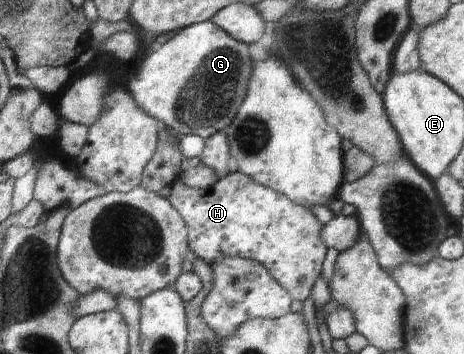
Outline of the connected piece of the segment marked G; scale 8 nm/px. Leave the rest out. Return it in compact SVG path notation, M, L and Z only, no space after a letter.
M212 20L194 24L188 29L181 29L165 45L157 46L154 52L149 53L136 67L135 76L129 82L129 91L137 106L154 120L159 120L160 125L169 131L181 136L198 135L207 141L231 125L247 95L254 64L249 47L247 43L233 39Z

